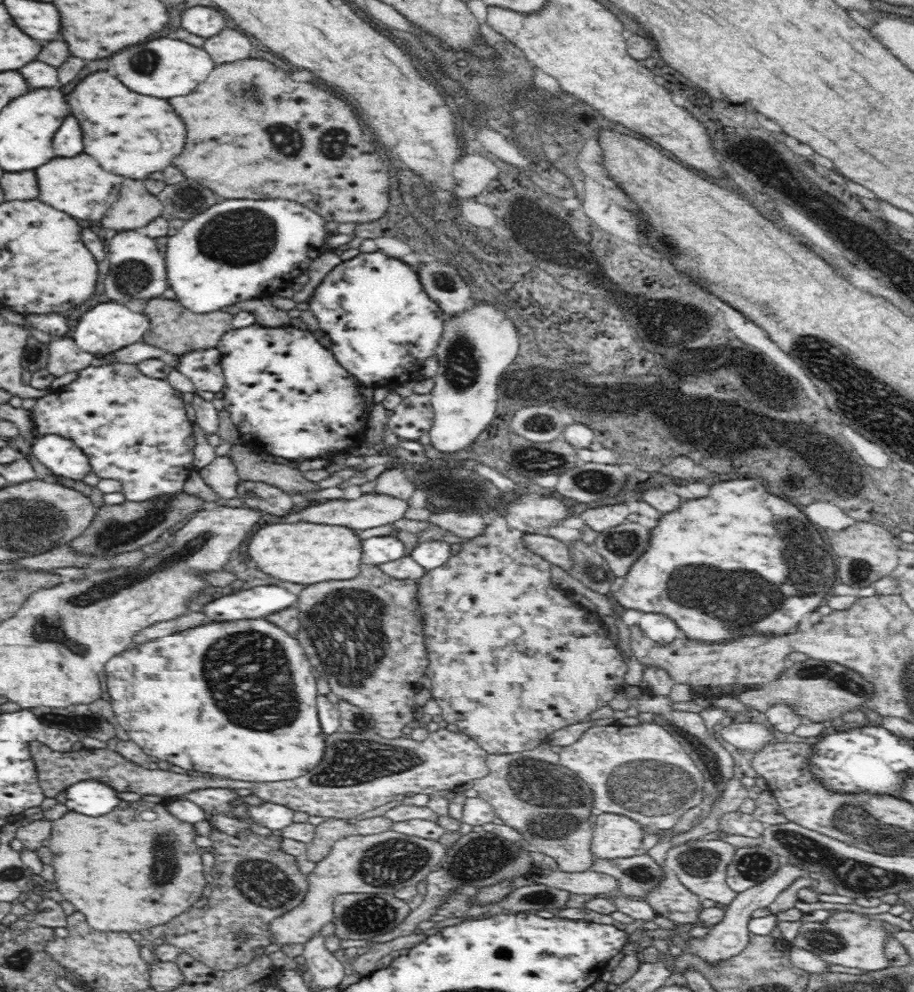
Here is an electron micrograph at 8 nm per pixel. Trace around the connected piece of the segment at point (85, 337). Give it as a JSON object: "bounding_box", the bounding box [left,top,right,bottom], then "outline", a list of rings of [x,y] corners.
{"bounding_box":[72,302,148,354],"outline":[[[104,302],[104,304],[96,304],[86,314],[82,314],[82,318],[78,320],[78,324],[72,332],[72,338],[76,340],[76,344],[84,352],[110,354],[110,352],[116,352],[124,346],[140,342],[142,336],[146,334],[146,330],[148,330],[148,318],[144,314],[132,312],[126,305]]]}

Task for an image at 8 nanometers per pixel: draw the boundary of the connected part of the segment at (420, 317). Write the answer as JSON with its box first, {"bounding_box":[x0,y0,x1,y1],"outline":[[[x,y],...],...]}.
{"bounding_box":[308,251,443,388],"outline":[[[372,251],[341,262],[323,278],[308,300],[309,309],[320,322],[320,328],[330,338],[330,348],[338,362],[370,388],[388,388],[410,381],[412,372],[420,370],[422,362],[435,356],[442,334],[443,310],[428,297],[416,272],[404,262],[388,258],[383,252]]]}

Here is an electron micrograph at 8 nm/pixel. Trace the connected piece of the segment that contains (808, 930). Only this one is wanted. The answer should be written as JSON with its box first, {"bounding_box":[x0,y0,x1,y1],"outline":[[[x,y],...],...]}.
{"bounding_box":[793,911,889,971],"outline":[[[846,911],[830,915],[825,922],[802,923],[793,941],[794,947],[808,950],[829,964],[874,971],[889,967],[885,955],[886,940],[887,933],[880,922]]]}

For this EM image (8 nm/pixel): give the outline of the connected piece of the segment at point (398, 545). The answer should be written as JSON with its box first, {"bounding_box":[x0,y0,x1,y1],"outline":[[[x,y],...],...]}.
{"bounding_box":[361,533,406,568],"outline":[[[395,533],[388,536],[374,536],[361,541],[362,565],[374,568],[386,564],[406,555],[405,544],[397,538]]]}

